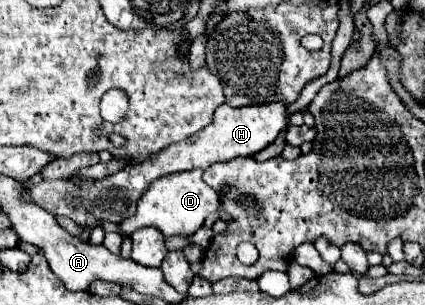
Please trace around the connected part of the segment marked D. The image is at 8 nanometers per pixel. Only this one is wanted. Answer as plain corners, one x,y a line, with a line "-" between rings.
190,170
184,174
168,174
158,182
152,182
146,194
138,202
136,216
120,223
120,230
130,236
134,230
144,226
158,228
164,236
190,236
194,234
206,220
208,214
218,210
216,192
202,180
202,170

